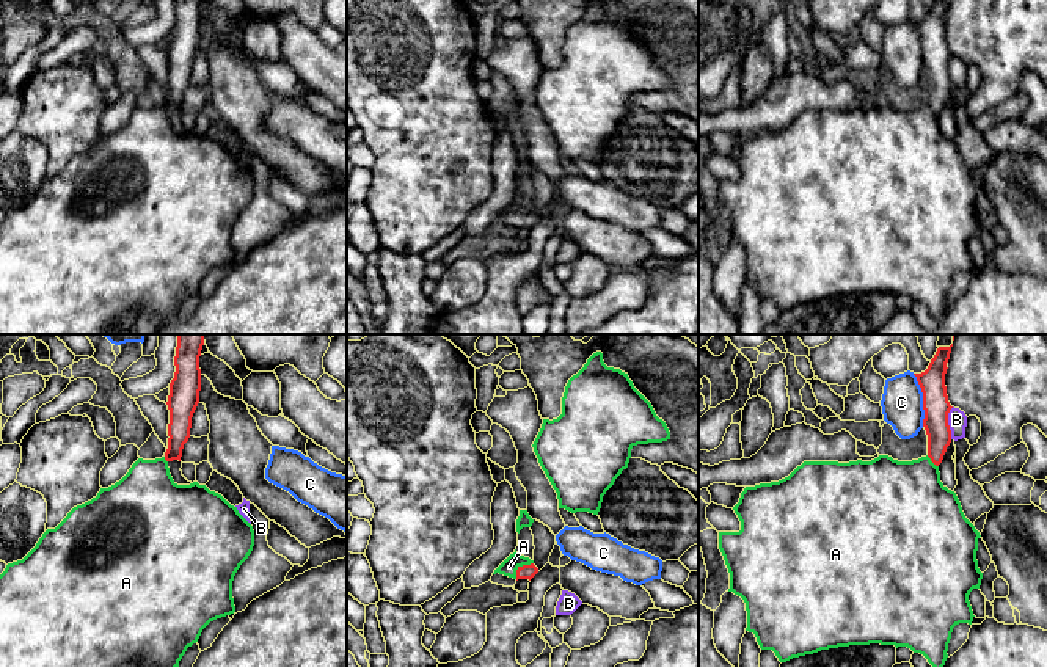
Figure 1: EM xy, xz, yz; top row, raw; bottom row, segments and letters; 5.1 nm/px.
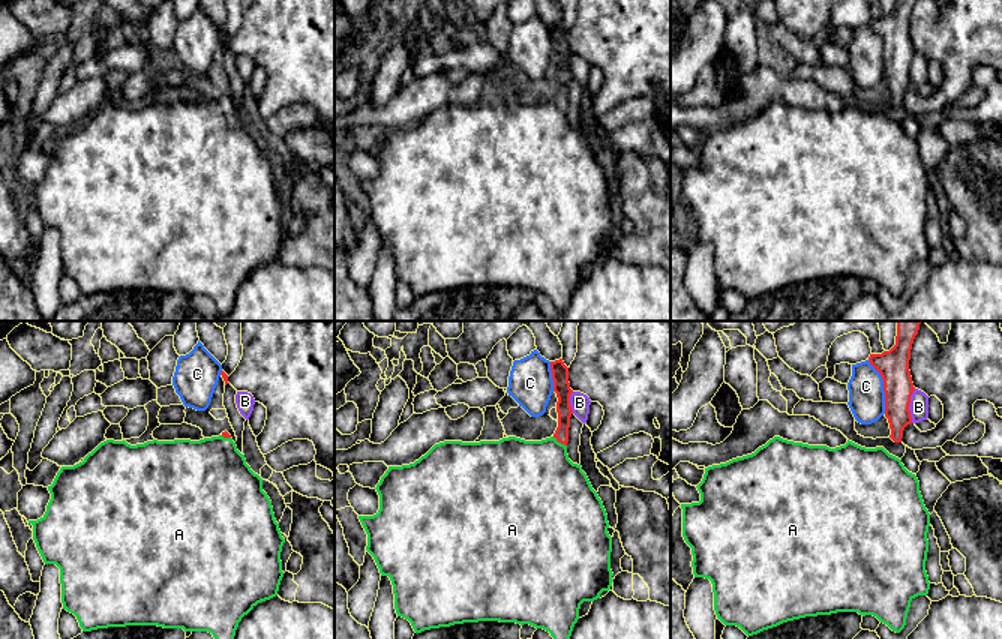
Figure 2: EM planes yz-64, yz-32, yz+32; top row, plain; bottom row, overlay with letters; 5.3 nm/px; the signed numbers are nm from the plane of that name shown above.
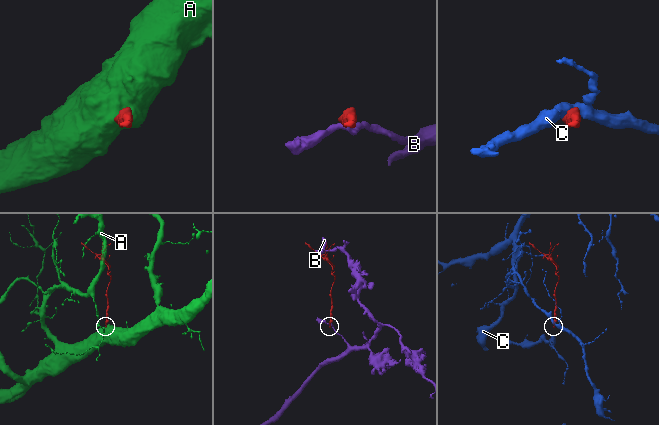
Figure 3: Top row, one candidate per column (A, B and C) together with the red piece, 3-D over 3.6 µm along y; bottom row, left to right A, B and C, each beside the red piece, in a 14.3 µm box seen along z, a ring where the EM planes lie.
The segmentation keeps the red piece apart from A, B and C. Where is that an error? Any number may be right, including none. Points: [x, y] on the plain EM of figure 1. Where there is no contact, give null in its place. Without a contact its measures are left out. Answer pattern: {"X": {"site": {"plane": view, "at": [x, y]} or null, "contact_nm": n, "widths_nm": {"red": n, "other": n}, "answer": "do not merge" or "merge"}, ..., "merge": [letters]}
{"A": {"site": {"plane": "xz", "at": [520, 215]}, "contact_nm": 130, "widths_nm": {"red": 80, "other": 90}, "answer": "merge"}, "B": {"site": {"plane": "yz", "at": [947, 71]}, "contact_nm": 170, "widths_nm": {"red": 140, "other": 100}, "answer": "do not merge"}, "C": {"site": {"plane": "yz", "at": [923, 49]}, "contact_nm": 280, "widths_nm": {"red": 140, "other": 220}, "answer": "do not merge"}, "merge": ["A"]}

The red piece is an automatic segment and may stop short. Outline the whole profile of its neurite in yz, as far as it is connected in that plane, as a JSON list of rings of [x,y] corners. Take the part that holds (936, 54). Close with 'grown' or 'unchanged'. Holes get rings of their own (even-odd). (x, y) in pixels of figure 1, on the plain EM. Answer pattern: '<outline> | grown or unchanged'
[[[936,0],[928,17],[921,22],[914,22],[923,41],[923,75],[928,83],[926,105],[912,110],[898,110],[888,104],[879,104],[871,110],[804,110],[788,126],[779,130],[746,135],[741,141],[739,151],[733,155],[741,169],[741,179],[719,180],[719,198],[730,221],[728,240],[741,245],[746,251],[746,279],[753,281],[760,297],[772,298],[780,311],[786,311],[793,306],[813,303],[829,297],[881,292],[895,293],[896,297],[907,295],[914,301],[923,303],[936,319],[942,319],[948,306],[947,300],[953,276],[959,272],[972,273],[975,264],[969,250],[969,243],[973,237],[980,237],[983,228],[983,221],[980,220],[976,209],[978,187],[981,184],[965,166],[956,141],[948,138],[940,130],[939,121],[939,113],[942,111],[947,96],[951,91],[948,61],[953,55],[948,50],[945,35],[945,22],[948,17],[947,11],[950,8],[950,2],[951,0]]] | grown

